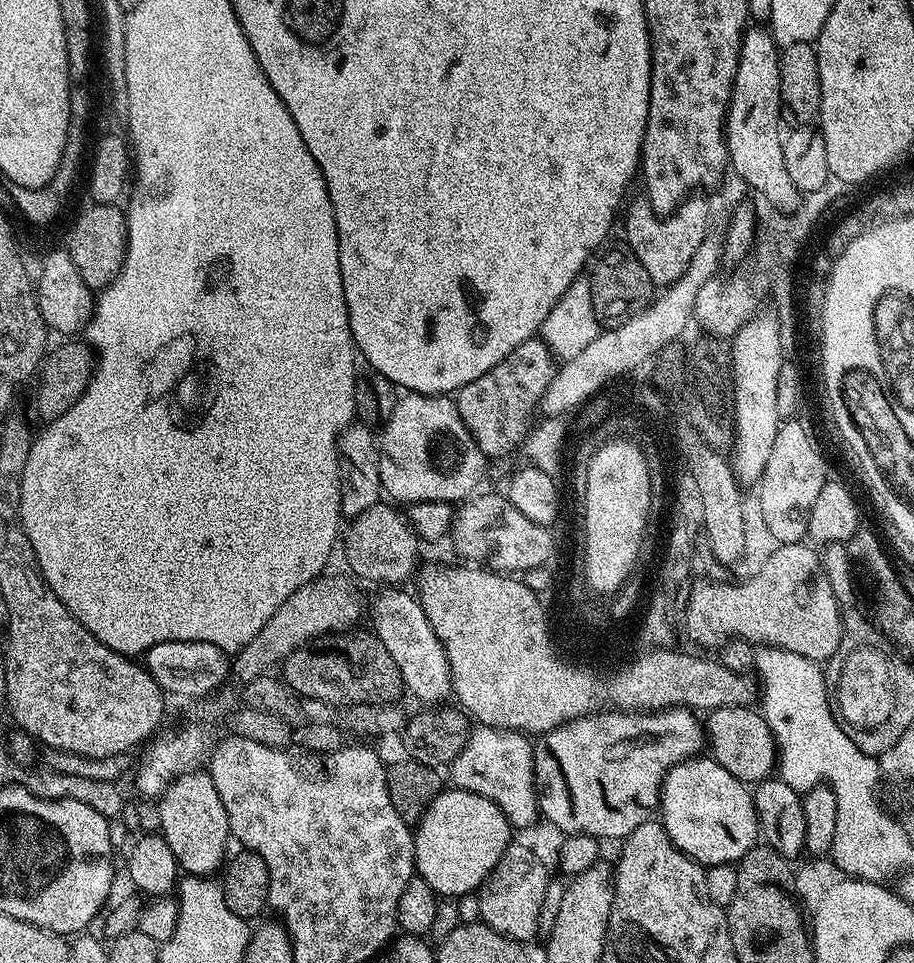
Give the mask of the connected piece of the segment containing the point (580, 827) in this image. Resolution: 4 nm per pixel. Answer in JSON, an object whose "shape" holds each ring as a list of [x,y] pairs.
{"shape":[[[665,708],[662,712],[621,712],[619,710],[605,710],[591,716],[583,716],[565,724],[559,724],[554,730],[543,733],[535,741],[533,747],[533,778],[535,780],[536,801],[539,804],[539,815],[549,820],[556,828],[561,828],[564,834],[579,834],[594,836],[601,841],[619,841],[633,832],[645,820],[649,819],[648,812],[657,807],[660,802],[660,787],[664,784],[664,776],[671,768],[676,768],[684,760],[690,760],[701,755],[706,748],[706,728],[695,711],[690,708]]]}

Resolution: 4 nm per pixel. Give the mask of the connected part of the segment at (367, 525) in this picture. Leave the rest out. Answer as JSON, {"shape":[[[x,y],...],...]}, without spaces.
{"shape":[[[388,502],[375,504],[353,517],[349,524],[342,536],[342,548],[344,544],[344,558],[353,572],[353,577],[378,582],[380,586],[400,586],[404,584],[403,580],[413,579],[421,563],[422,541],[408,524],[407,515],[399,507]]]}

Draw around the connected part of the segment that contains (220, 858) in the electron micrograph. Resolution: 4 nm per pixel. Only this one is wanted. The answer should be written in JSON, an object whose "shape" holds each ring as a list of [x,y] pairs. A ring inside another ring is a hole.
{"shape":[[[206,770],[183,772],[168,785],[167,793],[159,797],[158,809],[161,816],[159,831],[170,846],[170,850],[174,850],[177,865],[189,876],[211,877],[213,874],[219,873],[226,860],[224,851],[227,850],[228,844],[230,845],[230,833],[226,810],[222,806],[222,798],[218,798],[218,790],[214,790],[212,775]]]}

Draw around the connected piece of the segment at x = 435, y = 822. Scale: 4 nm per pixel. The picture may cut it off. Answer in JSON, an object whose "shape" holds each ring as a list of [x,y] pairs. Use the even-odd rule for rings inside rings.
{"shape":[[[449,787],[433,798],[428,809],[420,815],[419,824],[415,825],[412,837],[416,859],[415,875],[421,876],[440,898],[459,898],[468,892],[476,892],[484,879],[492,873],[494,866],[498,866],[508,845],[513,843],[512,834],[513,826],[493,801],[464,789]]]}

